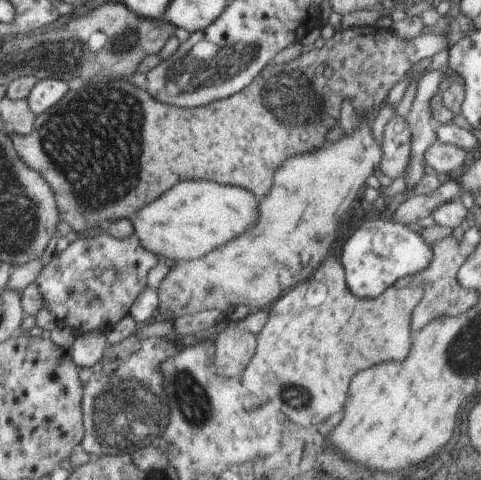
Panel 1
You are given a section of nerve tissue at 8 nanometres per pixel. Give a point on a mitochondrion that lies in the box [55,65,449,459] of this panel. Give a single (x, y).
(124, 406)

